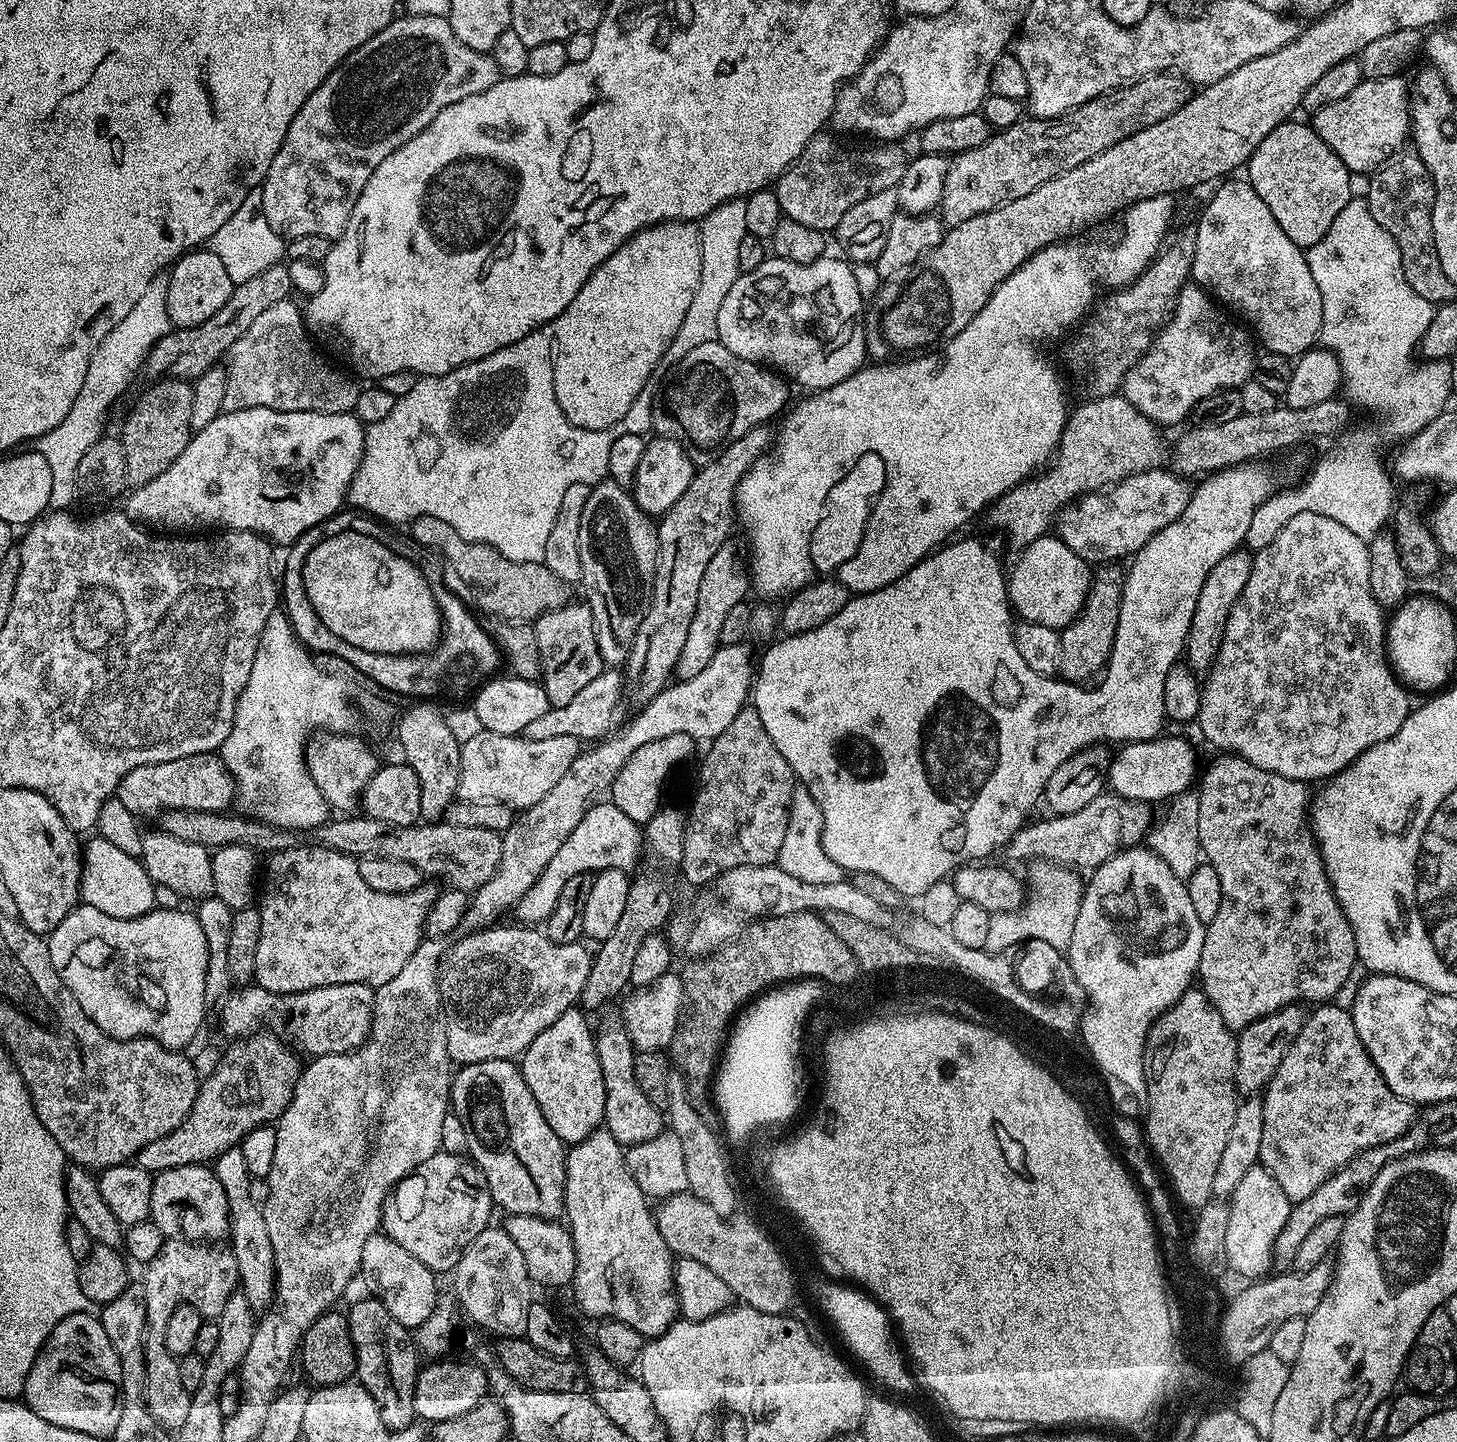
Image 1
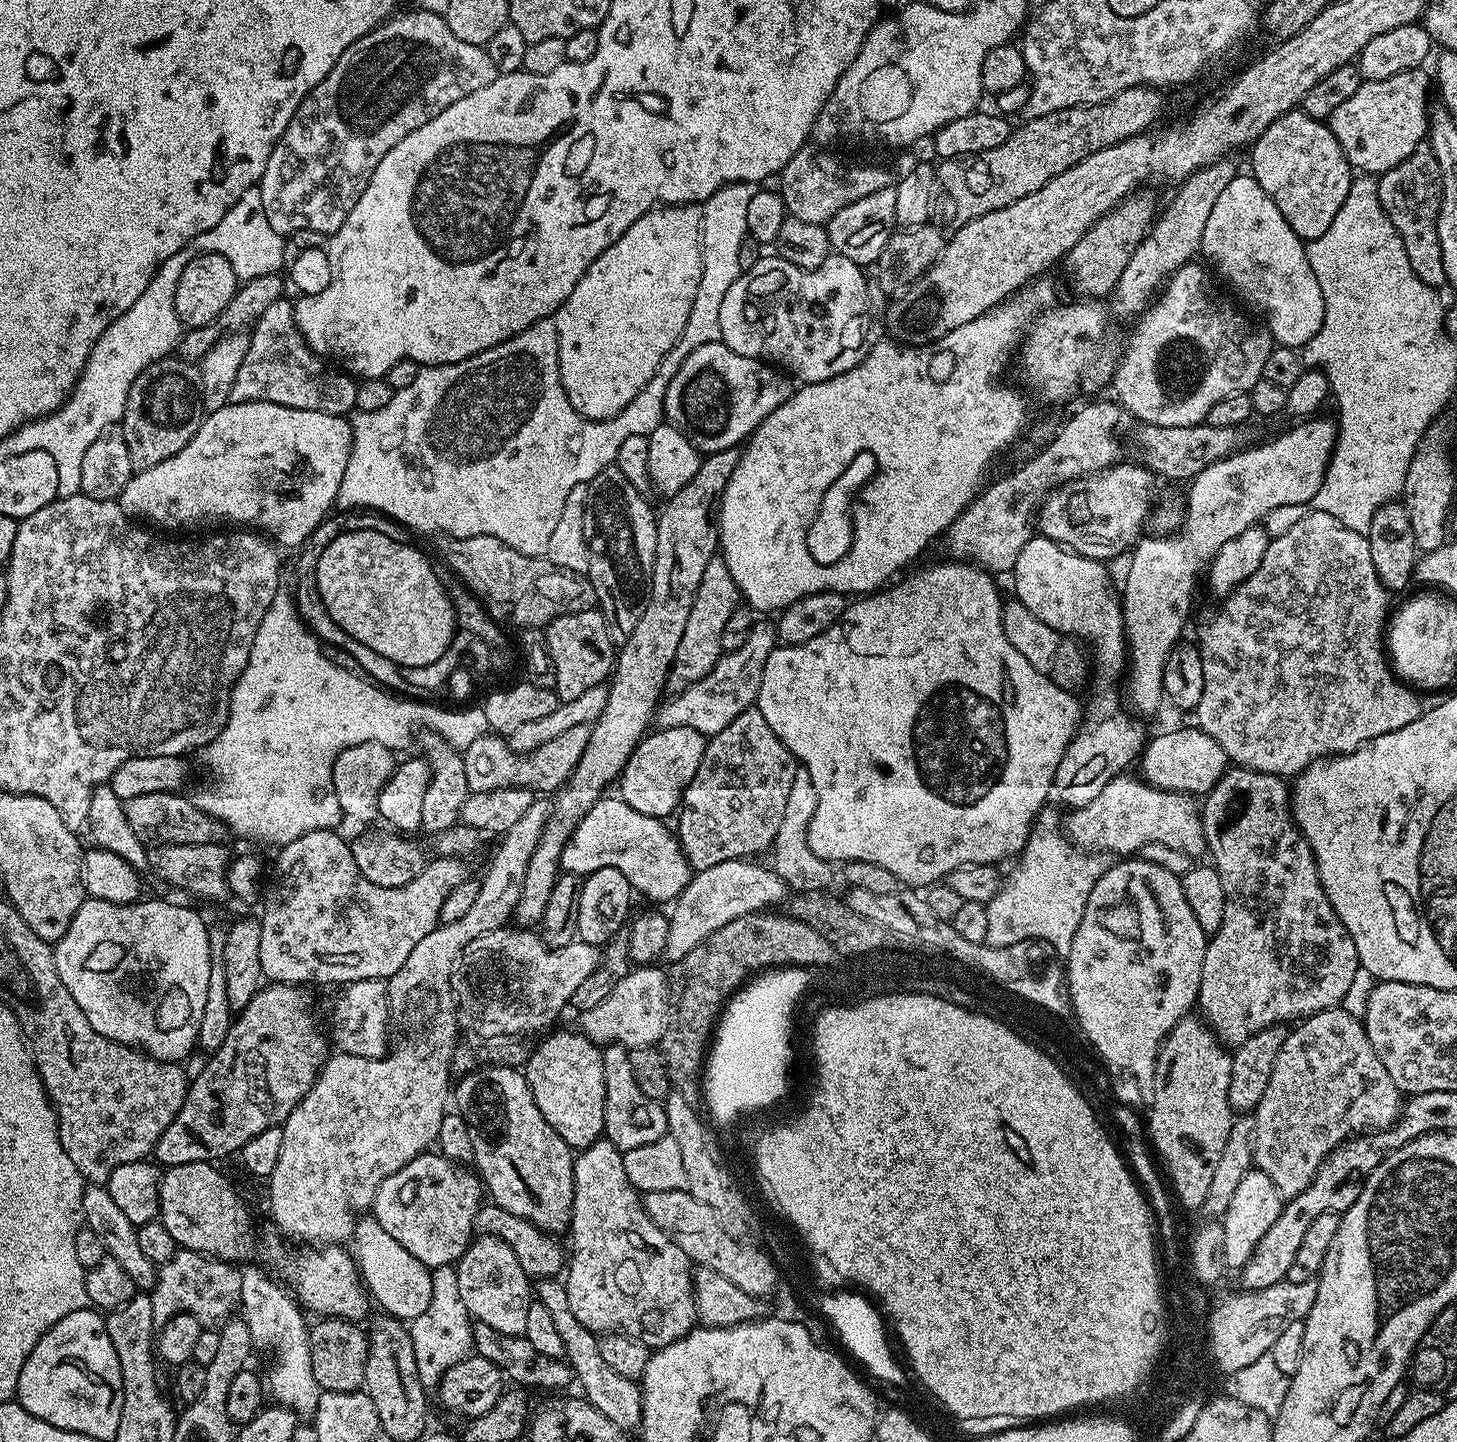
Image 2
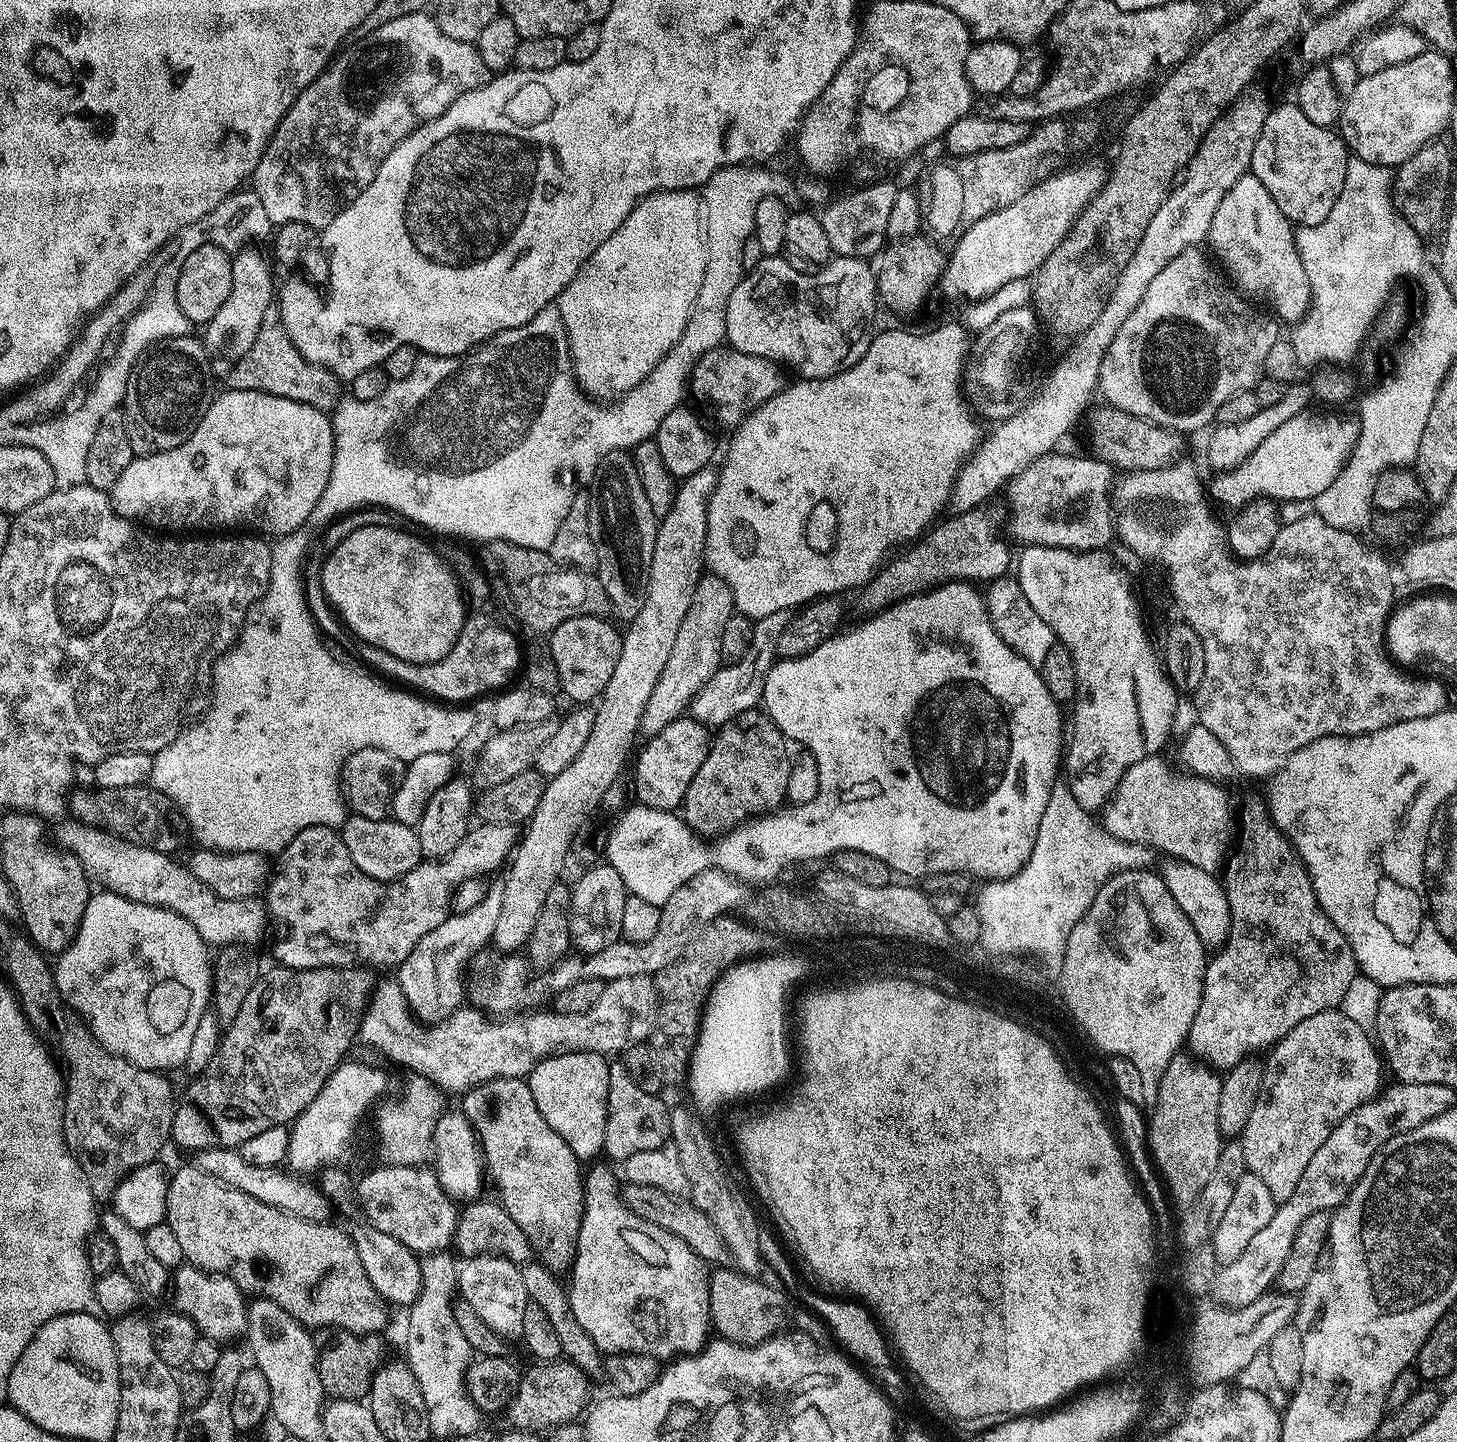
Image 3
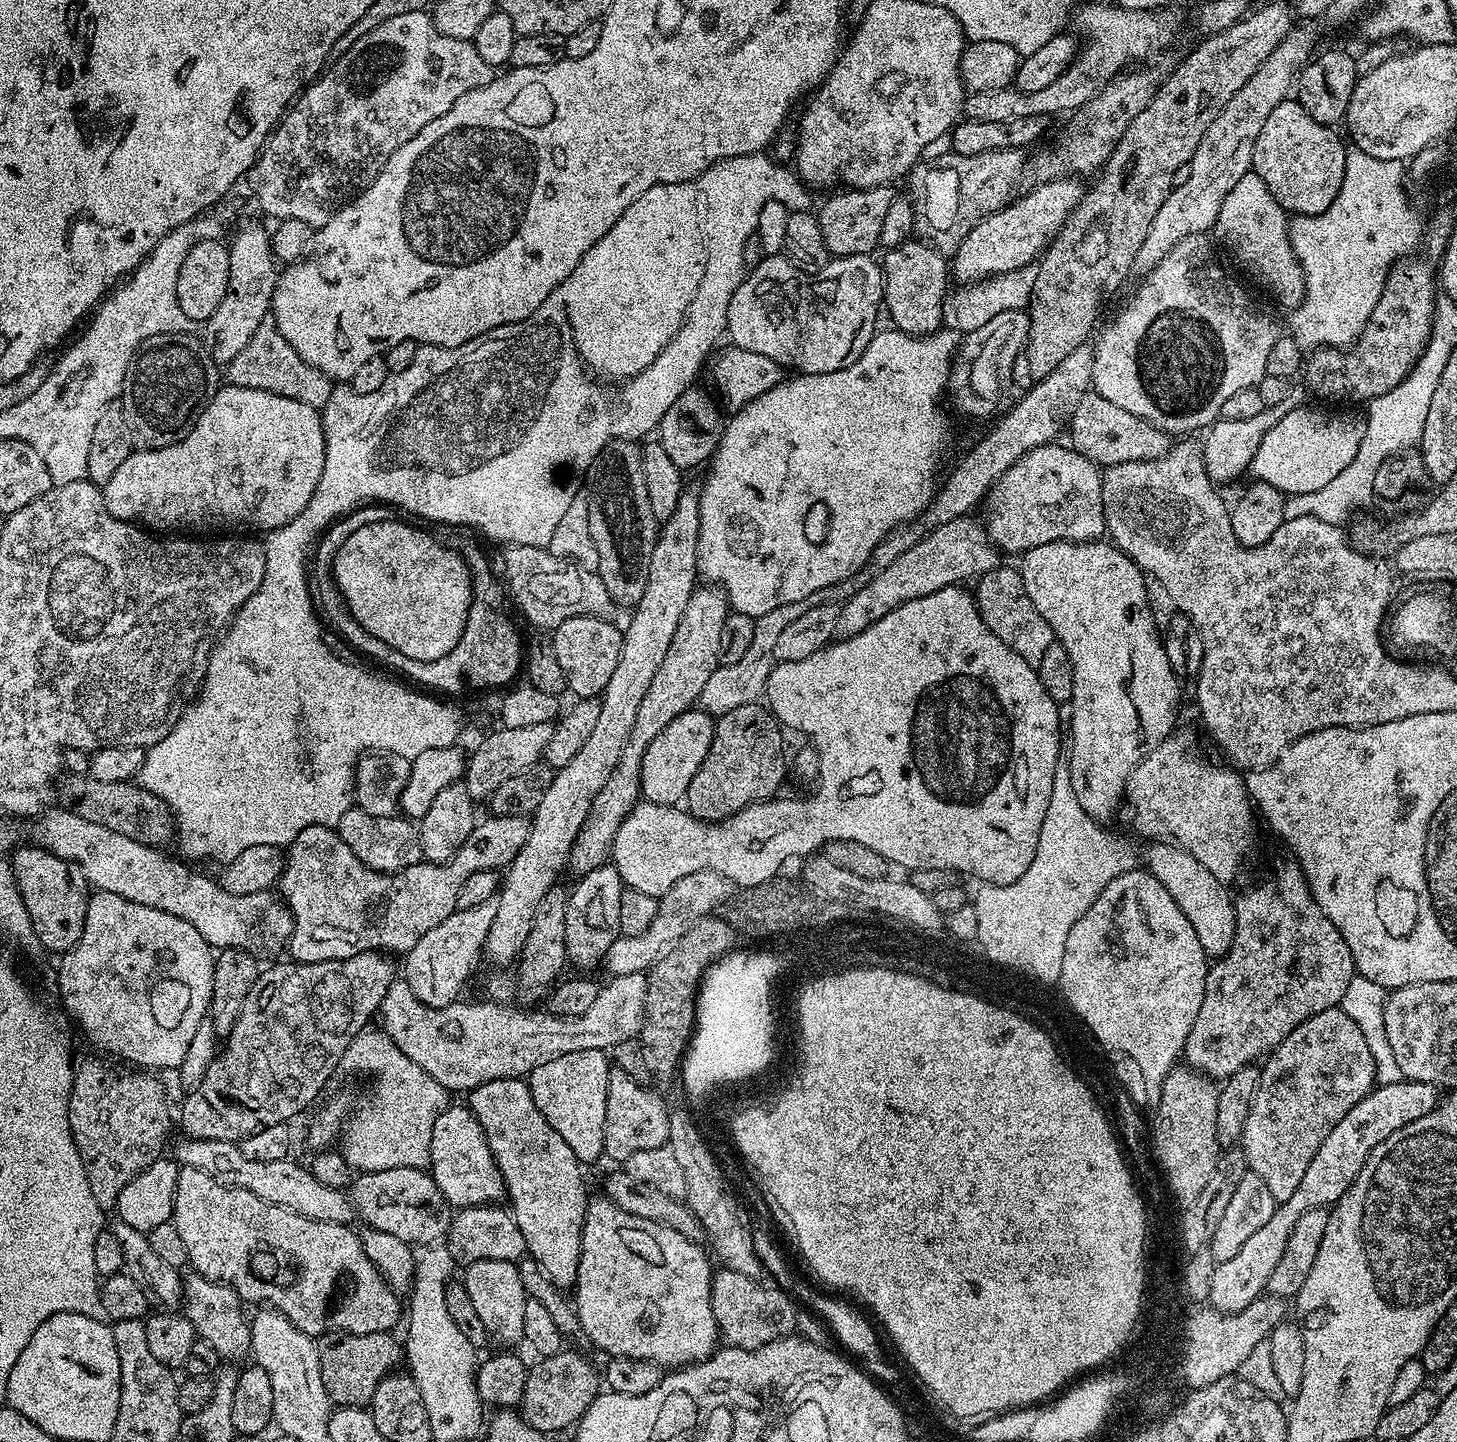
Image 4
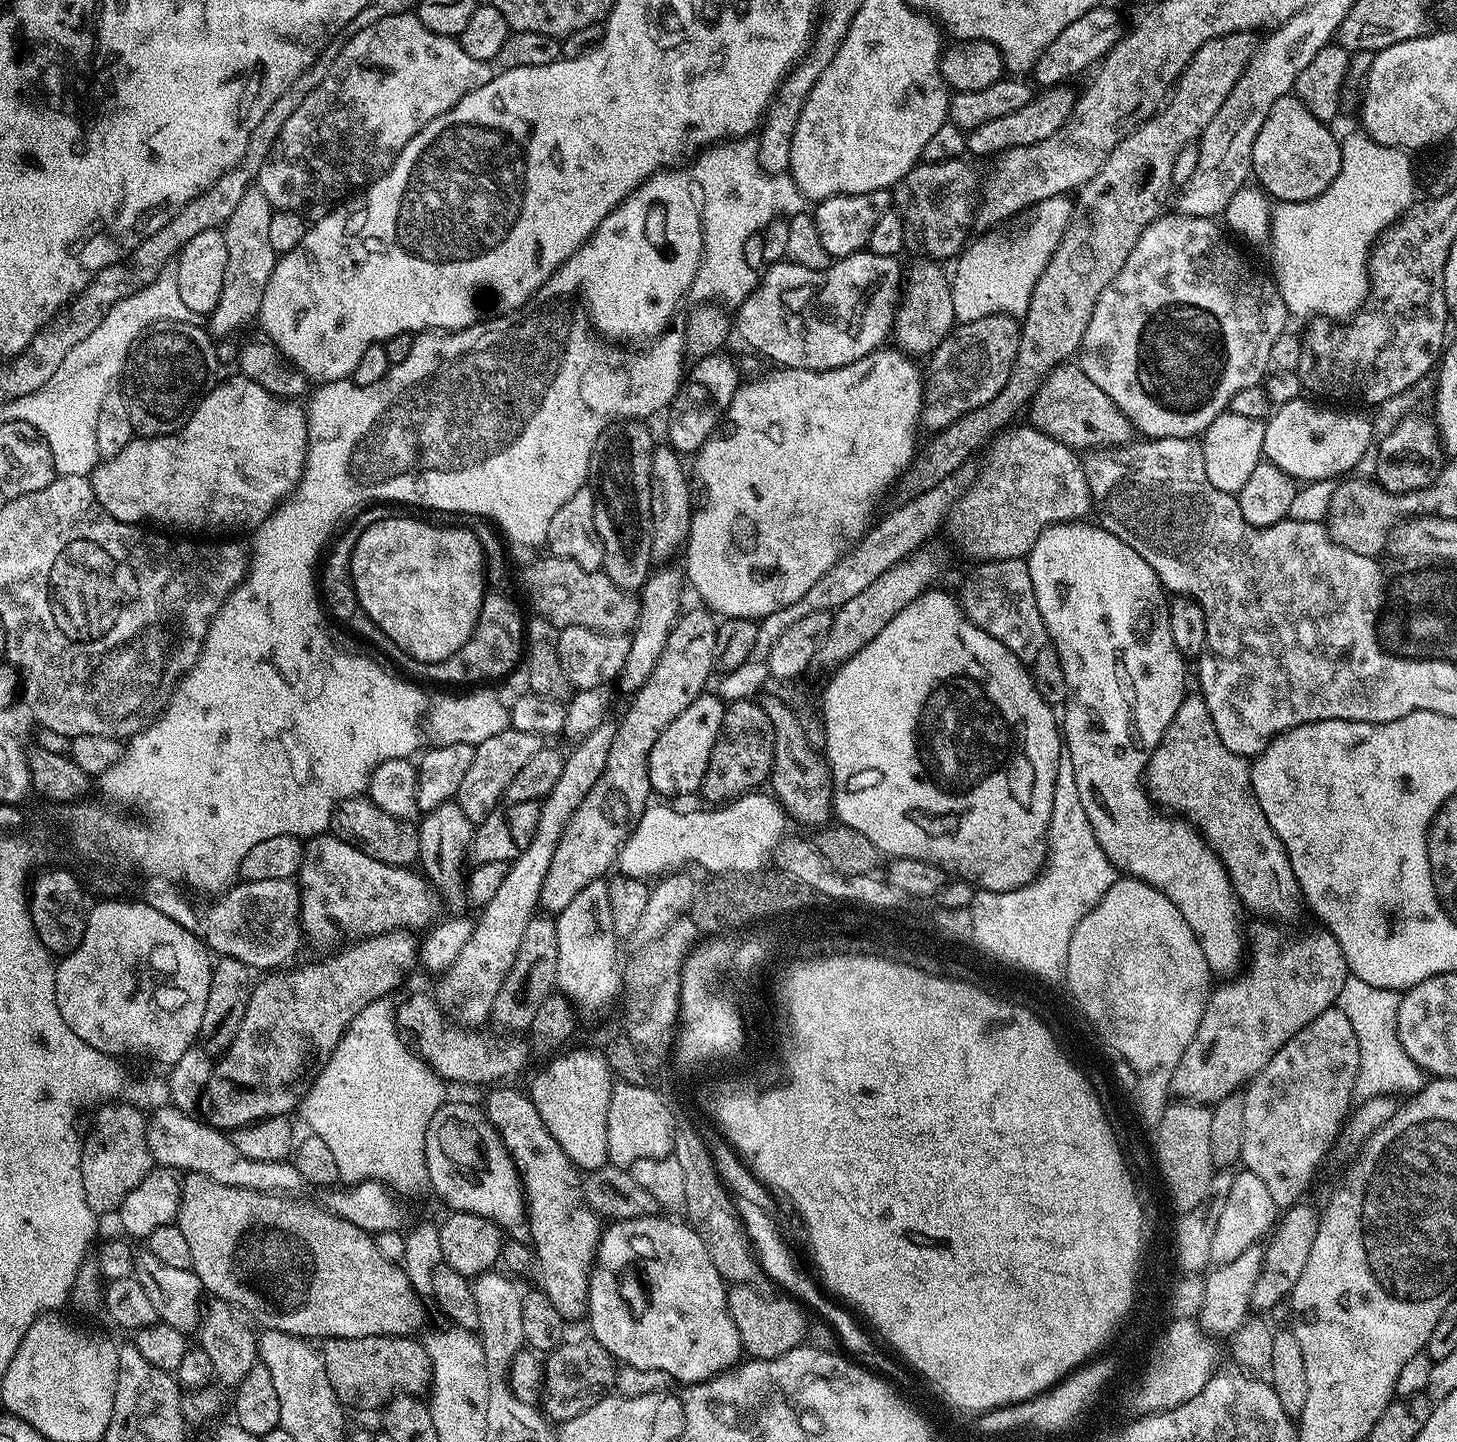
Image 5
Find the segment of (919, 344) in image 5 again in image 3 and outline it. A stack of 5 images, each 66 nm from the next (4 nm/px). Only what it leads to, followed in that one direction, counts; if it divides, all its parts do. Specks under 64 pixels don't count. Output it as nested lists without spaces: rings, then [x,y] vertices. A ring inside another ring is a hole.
[[[917,234],[905,240],[893,240],[885,243],[884,247],[875,256],[871,257],[870,264],[874,269],[876,278],[876,295],[883,307],[885,304],[892,312],[916,312],[919,310],[924,298],[929,294],[931,288],[933,291],[934,286],[939,285],[940,276],[944,273],[946,252],[945,249],[943,252],[939,246],[941,247],[935,239],[924,234]]]

